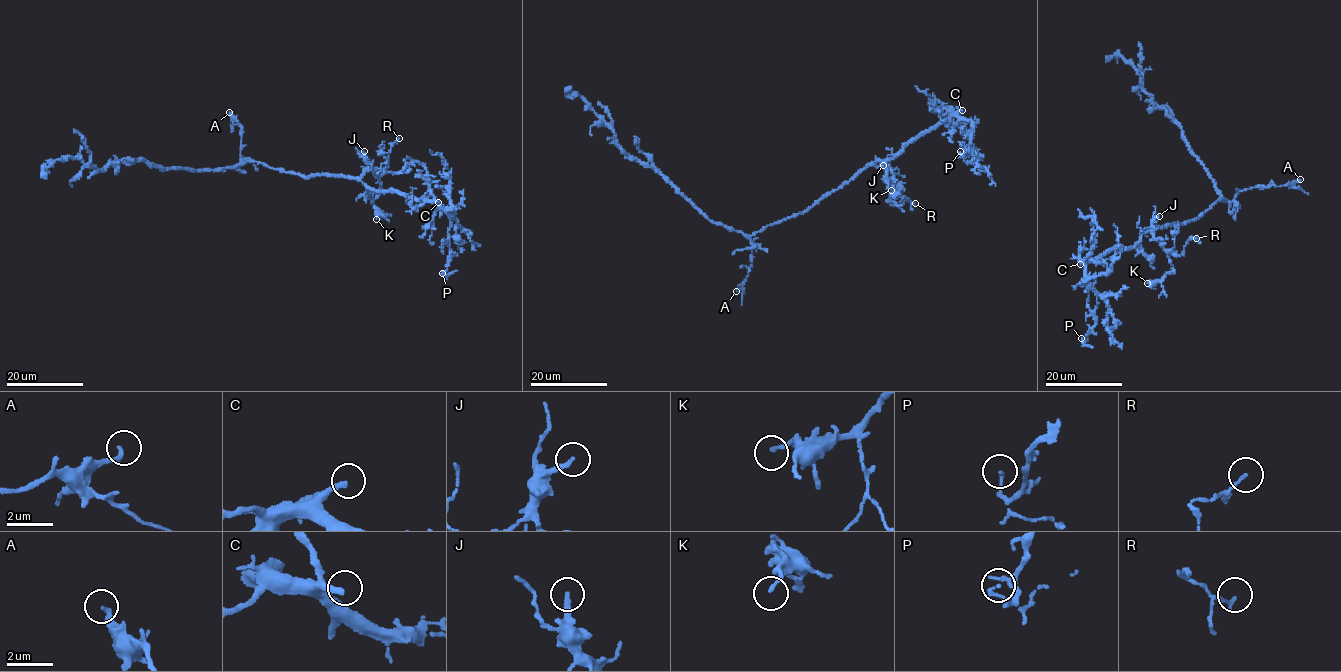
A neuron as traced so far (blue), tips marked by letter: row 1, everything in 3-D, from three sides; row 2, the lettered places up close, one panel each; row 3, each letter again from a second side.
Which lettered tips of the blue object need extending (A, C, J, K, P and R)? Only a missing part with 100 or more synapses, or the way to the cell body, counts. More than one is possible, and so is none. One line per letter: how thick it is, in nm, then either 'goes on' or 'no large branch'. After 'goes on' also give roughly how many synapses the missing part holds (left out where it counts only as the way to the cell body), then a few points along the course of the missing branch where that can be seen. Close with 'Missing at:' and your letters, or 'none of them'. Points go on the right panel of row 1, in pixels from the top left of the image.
A: calibre 220 nm; no large branch
C: calibre 240 nm; goes on
J: calibre 240 nm; no large branch
K: calibre 130 nm; no large branch
P: calibre 140 nm; no large branch
R: calibre 140 nm; no large branch
Missing at: C

